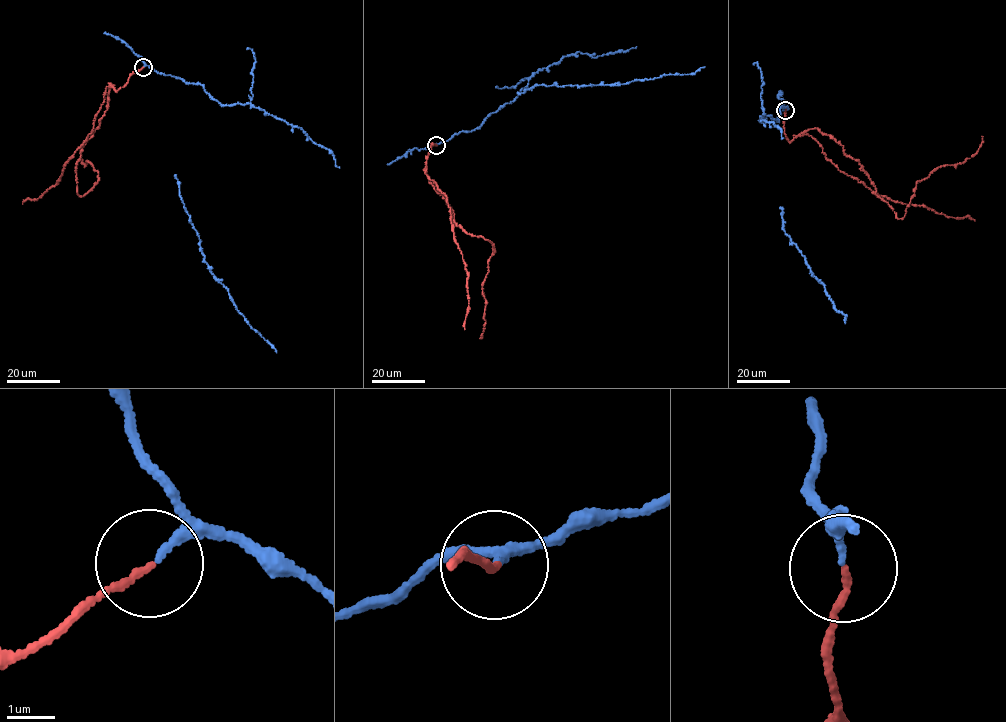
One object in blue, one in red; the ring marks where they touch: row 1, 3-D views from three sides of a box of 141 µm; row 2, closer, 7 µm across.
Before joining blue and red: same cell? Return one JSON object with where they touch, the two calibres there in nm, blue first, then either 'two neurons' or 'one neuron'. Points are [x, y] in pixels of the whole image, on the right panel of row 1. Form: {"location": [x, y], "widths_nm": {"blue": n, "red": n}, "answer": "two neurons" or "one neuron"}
{"location": [785, 110], "widths_nm": {"blue": 120, "red": 130}, "answer": "one neuron"}

